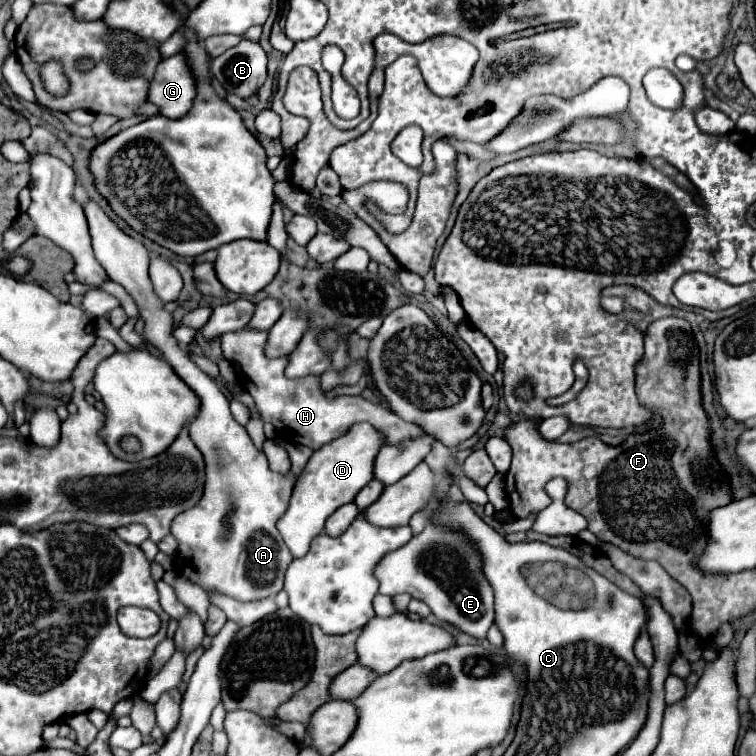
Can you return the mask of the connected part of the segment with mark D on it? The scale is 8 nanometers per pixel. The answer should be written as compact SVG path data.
M357 424L349 428L345 436L313 452L301 480L293 488L285 514L277 522L277 528L295 558L305 556L311 540L321 534L325 520L343 504L353 502L357 492L373 480L373 456L377 456L377 448L381 448L381 444L383 436L371 424Z

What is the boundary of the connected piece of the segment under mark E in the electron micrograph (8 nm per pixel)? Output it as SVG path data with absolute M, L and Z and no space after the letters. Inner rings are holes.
M427 522L419 536L413 536L405 548L391 552L377 566L379 592L387 596L409 594L425 602L437 620L447 622L477 640L485 640L487 630L493 624L493 590L485 580L479 564L479 556L473 546L457 534L437 528Z

